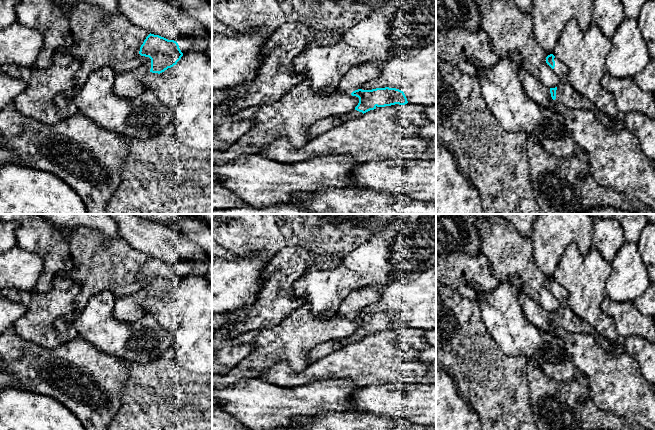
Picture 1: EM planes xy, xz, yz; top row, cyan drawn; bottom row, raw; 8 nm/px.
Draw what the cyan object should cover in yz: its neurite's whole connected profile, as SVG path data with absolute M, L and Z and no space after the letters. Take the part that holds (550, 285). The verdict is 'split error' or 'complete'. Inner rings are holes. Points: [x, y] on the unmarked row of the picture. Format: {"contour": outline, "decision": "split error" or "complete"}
{"contour": "M550 278L546 281L546 287L559 302L559 308L555 312L546 311L524 293L518 294L518 302L530 323L544 331L553 332L553 326L558 325L569 333L592 334L596 332L570 309L568 306L569 294L558 282Z", "decision": "split error"}

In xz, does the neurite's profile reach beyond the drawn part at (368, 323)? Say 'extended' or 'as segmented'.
extended

